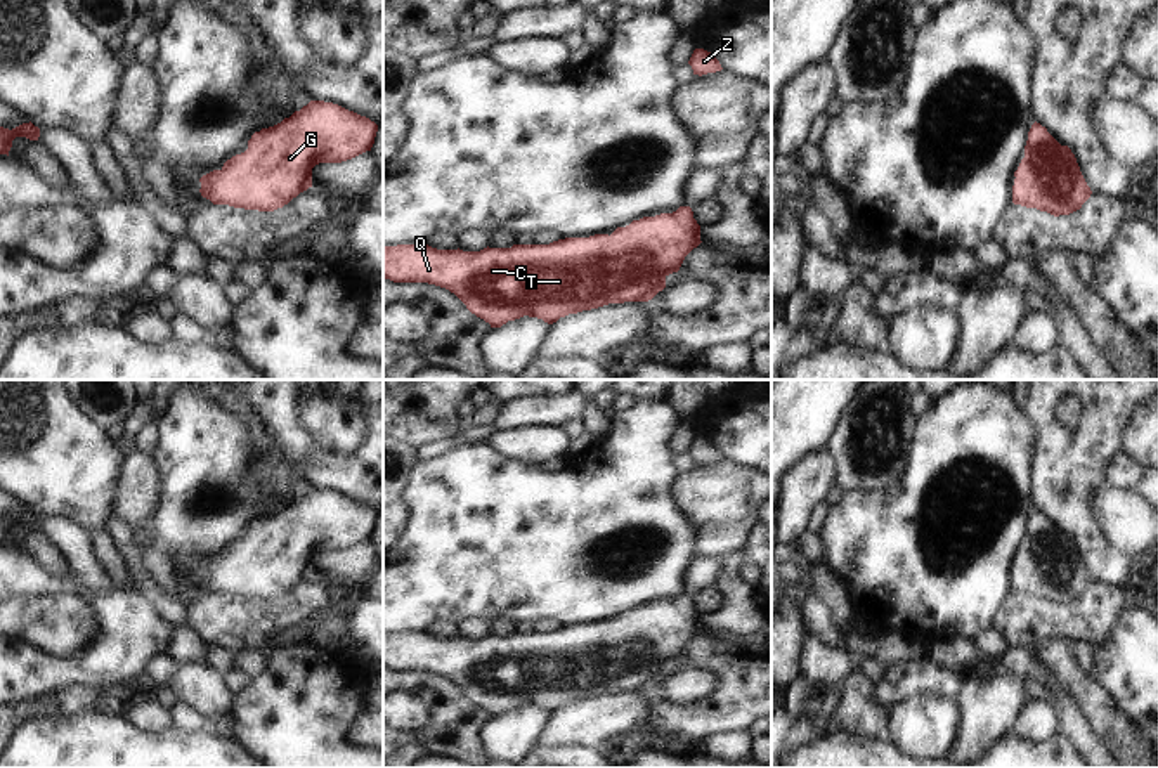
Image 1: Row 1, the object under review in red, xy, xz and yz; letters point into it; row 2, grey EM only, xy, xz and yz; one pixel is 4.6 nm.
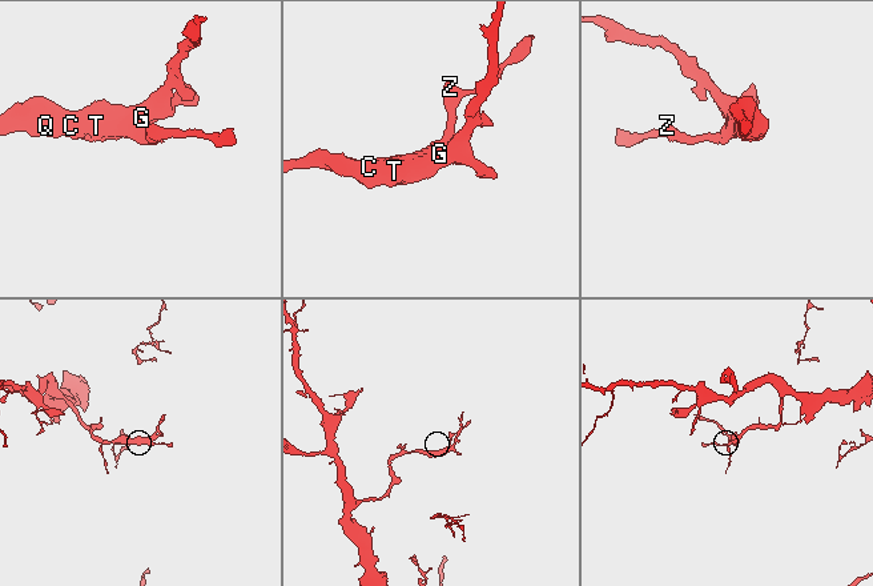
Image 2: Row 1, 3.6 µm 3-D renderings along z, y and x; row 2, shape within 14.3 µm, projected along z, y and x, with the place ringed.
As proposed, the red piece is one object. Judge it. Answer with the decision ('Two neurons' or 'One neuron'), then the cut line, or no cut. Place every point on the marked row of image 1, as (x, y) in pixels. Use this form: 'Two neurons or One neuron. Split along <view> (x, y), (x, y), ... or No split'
One neuron. No split.

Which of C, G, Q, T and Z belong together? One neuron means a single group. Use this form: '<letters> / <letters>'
C G Q T Z

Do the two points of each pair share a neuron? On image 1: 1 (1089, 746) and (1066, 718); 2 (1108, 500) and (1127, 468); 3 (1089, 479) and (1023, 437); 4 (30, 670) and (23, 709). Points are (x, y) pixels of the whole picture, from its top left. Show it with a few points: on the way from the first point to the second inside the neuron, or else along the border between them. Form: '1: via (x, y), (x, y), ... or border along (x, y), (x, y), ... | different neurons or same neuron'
1: via (1084, 739), (1073, 725) | same neuron
2: border along (1108, 484), (1136, 491) | different neurons
3: border along (1020, 406), (1035, 427), (1032, 484) | different neurons
4: border along (65, 689), (42, 692), (18, 702) | different neurons

